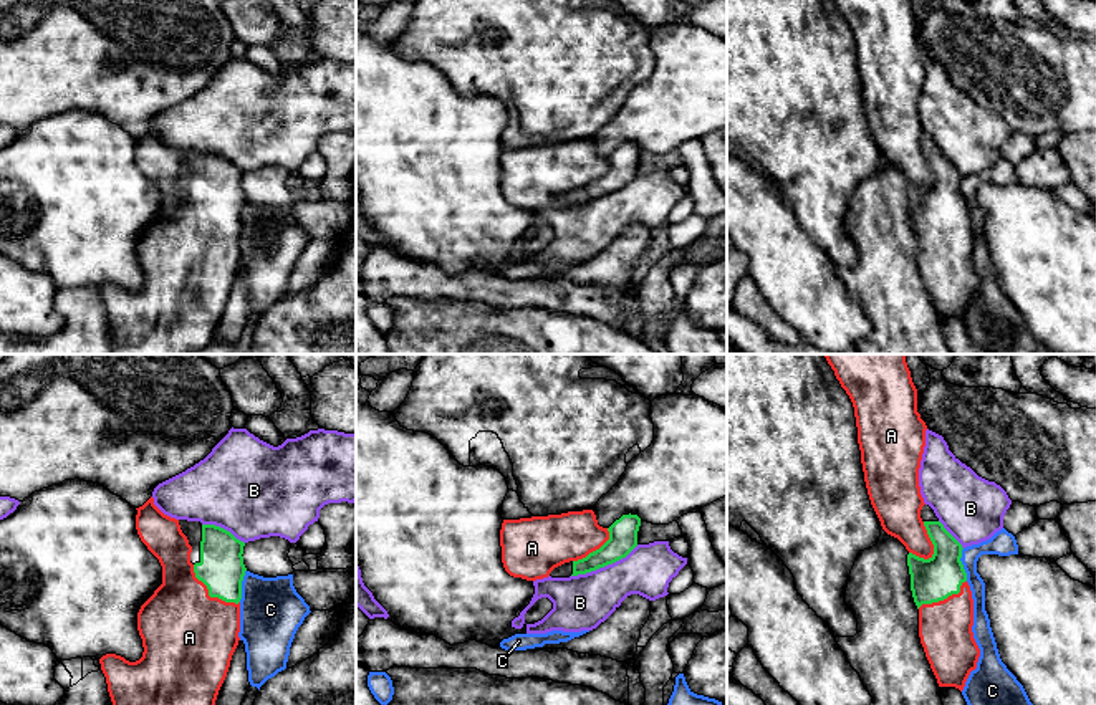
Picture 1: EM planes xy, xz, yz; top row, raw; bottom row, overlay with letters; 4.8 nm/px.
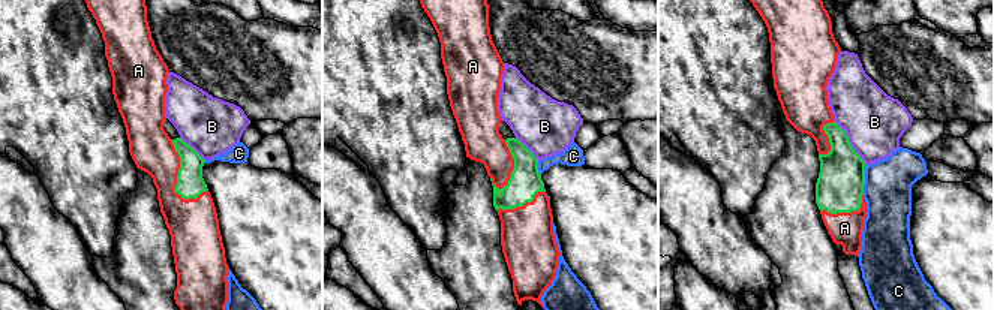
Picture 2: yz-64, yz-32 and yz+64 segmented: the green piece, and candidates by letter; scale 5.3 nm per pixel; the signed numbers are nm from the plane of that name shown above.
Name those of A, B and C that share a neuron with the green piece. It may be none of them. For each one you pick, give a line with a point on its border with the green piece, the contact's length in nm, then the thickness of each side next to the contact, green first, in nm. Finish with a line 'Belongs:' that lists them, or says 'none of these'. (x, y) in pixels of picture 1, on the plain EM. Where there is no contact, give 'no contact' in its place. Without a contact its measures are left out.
A: meets green in xy at (209, 224); contact 300 nm long; 220 nm thick on the green side, 460 nm on the other
Belongs: A

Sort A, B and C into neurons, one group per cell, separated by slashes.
A / B / C

